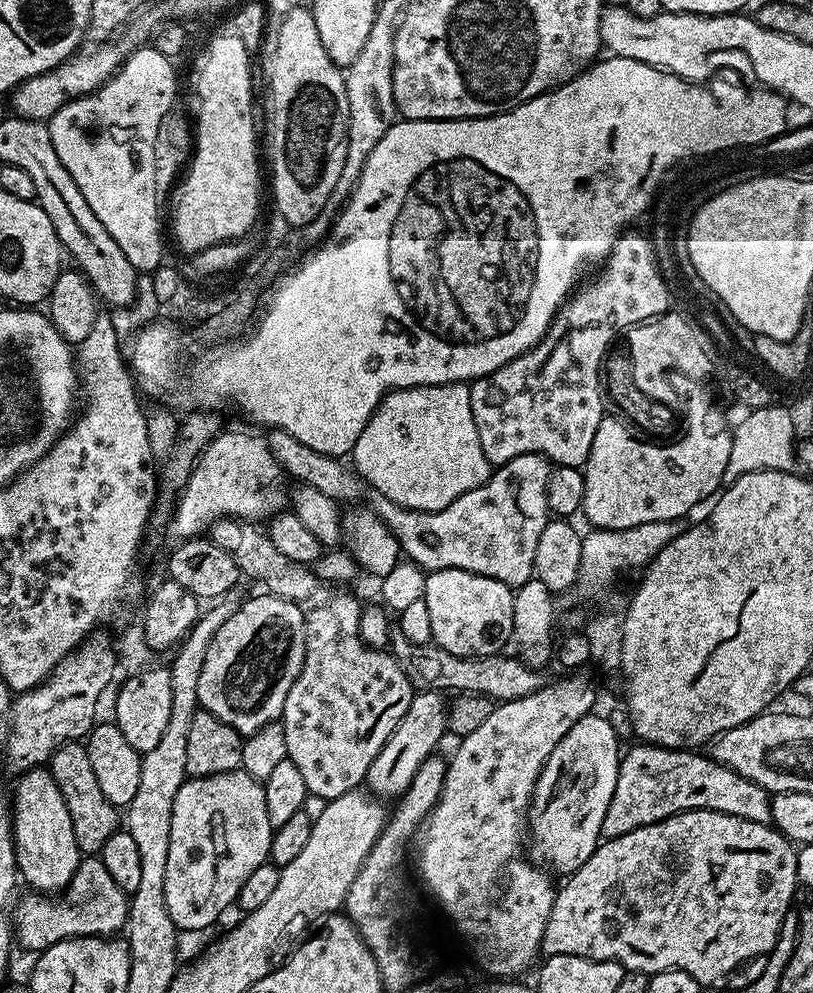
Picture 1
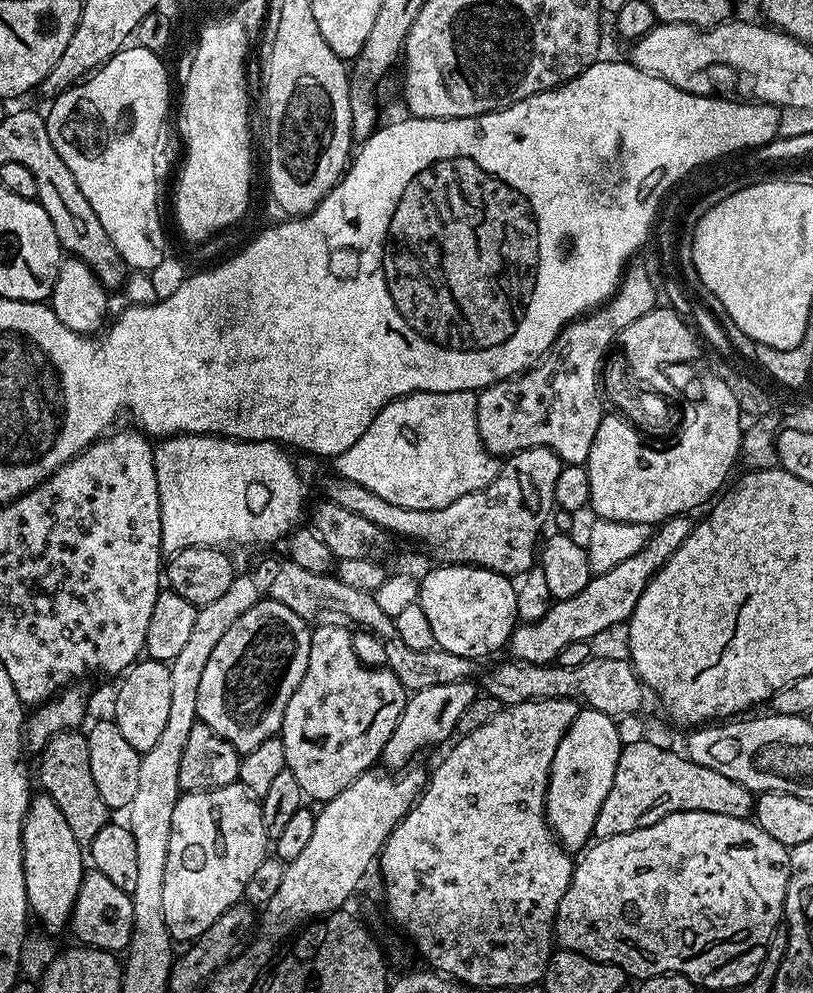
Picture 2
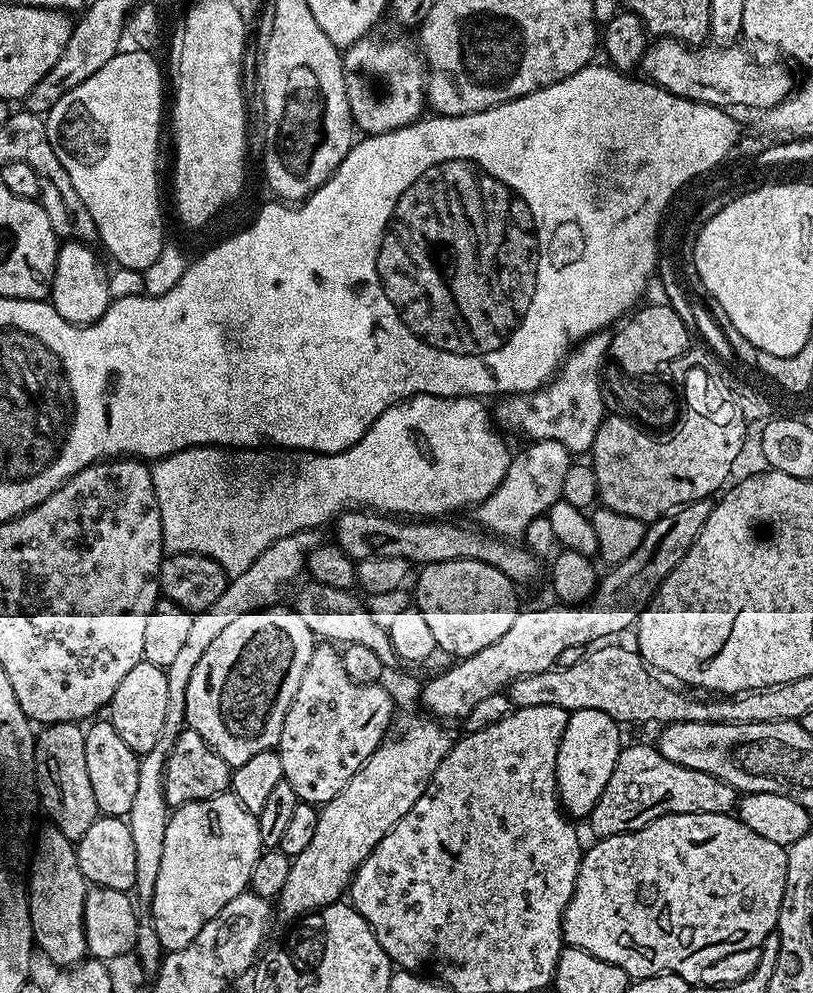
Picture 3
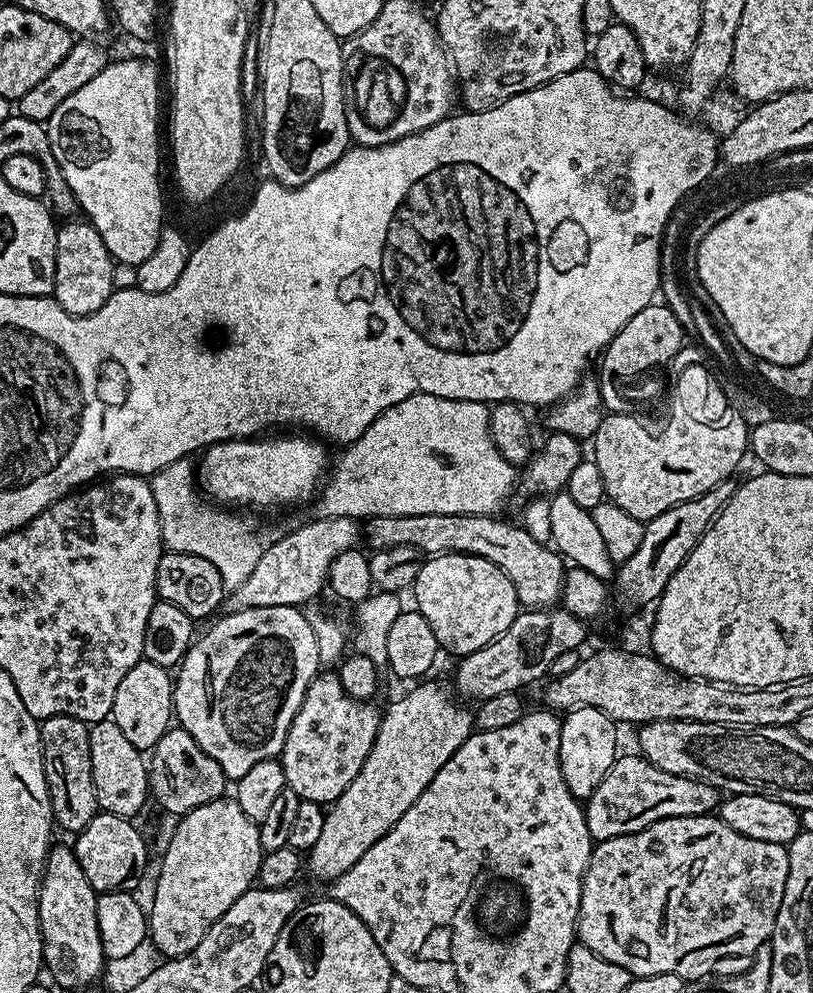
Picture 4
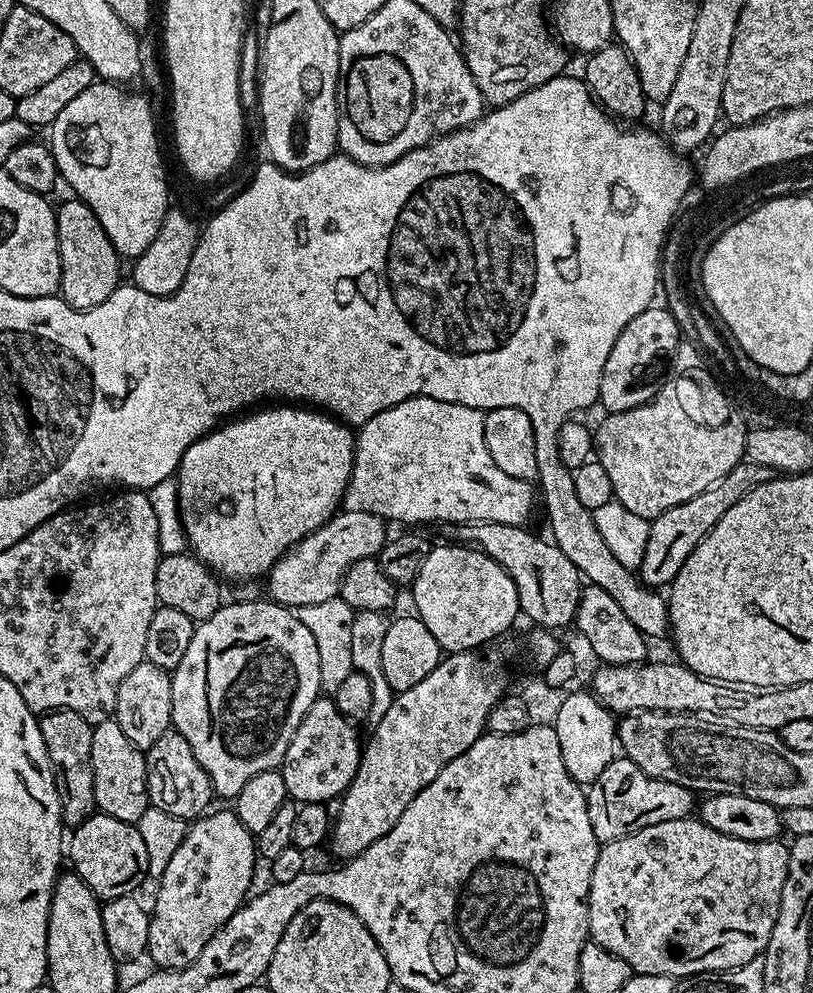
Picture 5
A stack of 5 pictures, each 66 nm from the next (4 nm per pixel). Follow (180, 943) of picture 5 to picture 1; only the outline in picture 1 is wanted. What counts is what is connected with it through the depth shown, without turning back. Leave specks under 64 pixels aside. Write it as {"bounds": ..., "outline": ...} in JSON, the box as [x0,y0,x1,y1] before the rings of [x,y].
{"bounds":[166,770,274,933],"outline":[[[237,770],[213,776],[194,776],[185,779],[174,798],[174,810],[170,818],[170,854],[166,858],[166,910],[177,930],[181,933],[200,932],[203,928],[210,927],[228,907],[231,909],[235,905],[238,890],[242,890],[242,882],[246,882],[246,878],[250,878],[250,873],[258,870],[258,866],[262,866],[269,859],[268,851],[272,845],[273,831],[274,829],[270,826],[270,817],[266,814],[266,794],[263,783],[253,778],[249,772]]]}

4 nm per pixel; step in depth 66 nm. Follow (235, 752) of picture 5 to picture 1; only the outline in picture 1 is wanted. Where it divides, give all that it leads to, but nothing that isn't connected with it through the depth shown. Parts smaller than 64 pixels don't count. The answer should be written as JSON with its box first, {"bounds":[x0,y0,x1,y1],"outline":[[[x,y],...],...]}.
{"bounds":[198,594,306,738],"outline":[[[265,594],[241,603],[214,634],[198,678],[199,707],[247,738],[284,715],[286,694],[304,665],[306,612],[299,603]]]}

